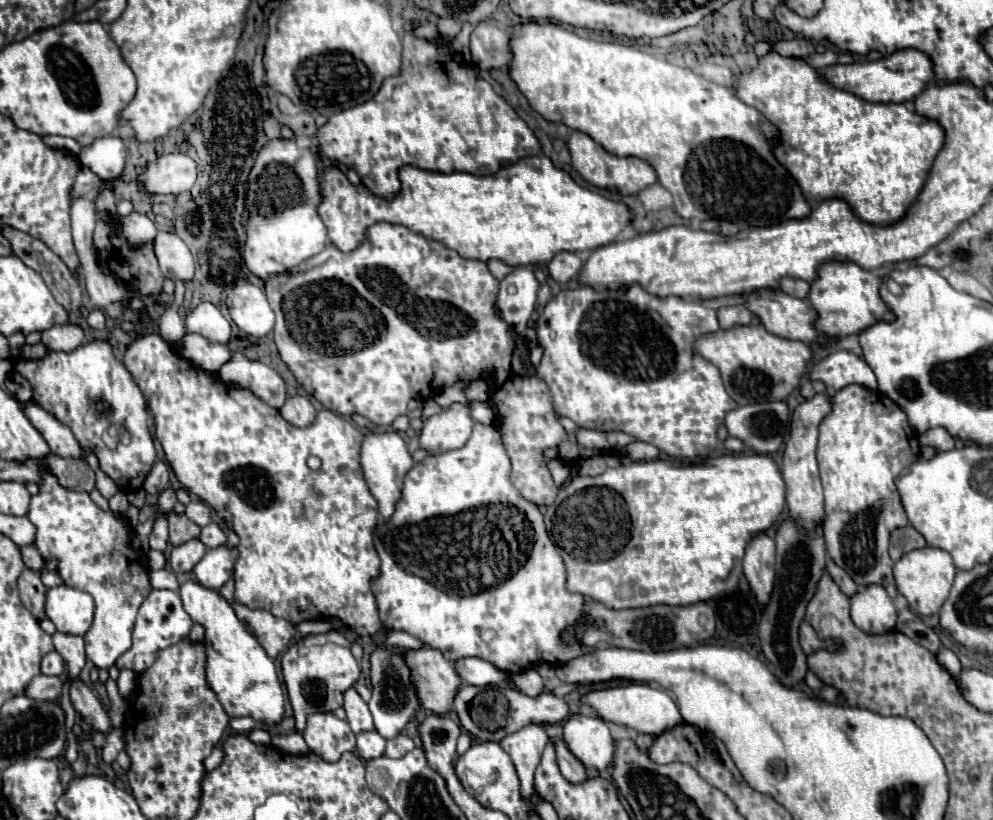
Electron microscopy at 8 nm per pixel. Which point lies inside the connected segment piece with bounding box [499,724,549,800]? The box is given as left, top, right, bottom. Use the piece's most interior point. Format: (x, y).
(525, 746)

